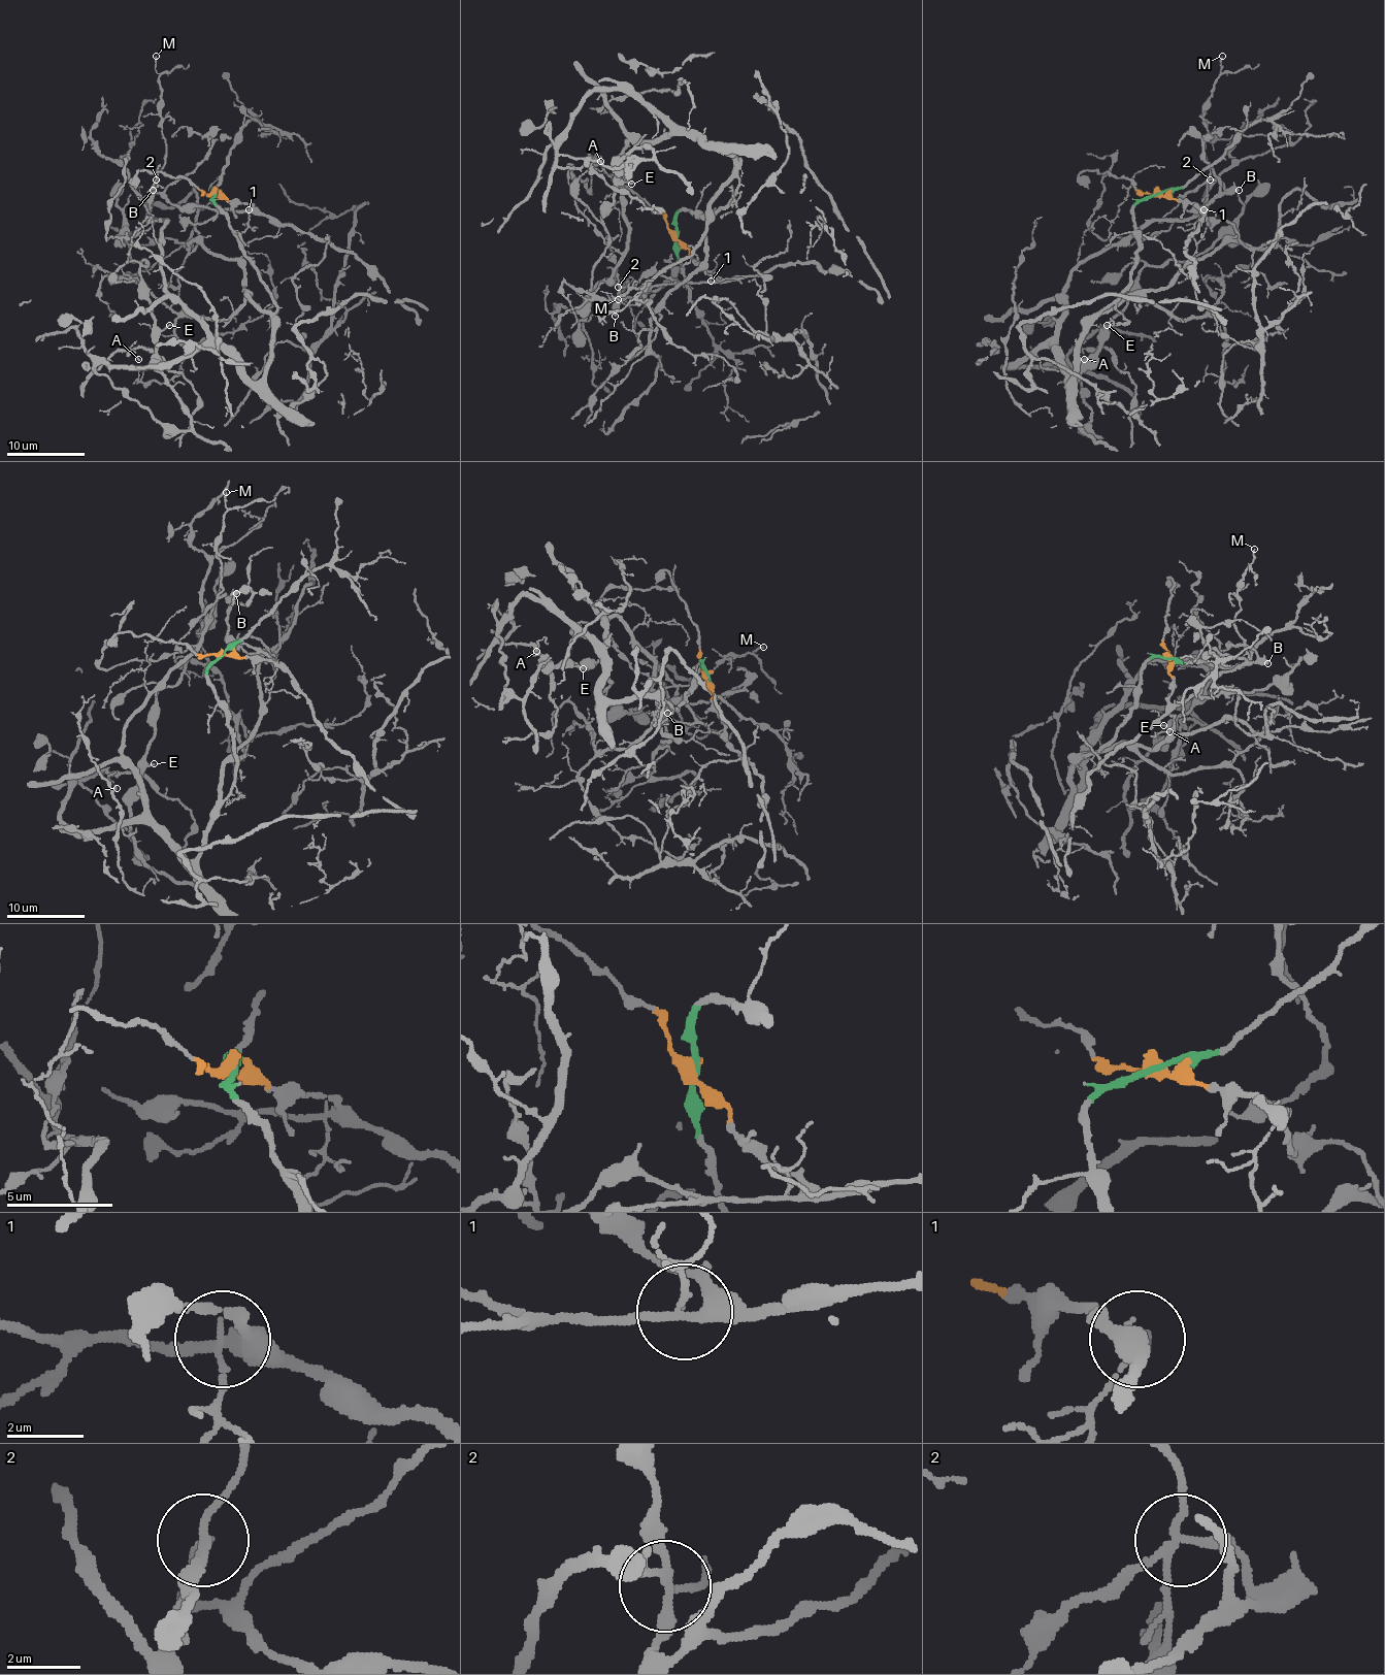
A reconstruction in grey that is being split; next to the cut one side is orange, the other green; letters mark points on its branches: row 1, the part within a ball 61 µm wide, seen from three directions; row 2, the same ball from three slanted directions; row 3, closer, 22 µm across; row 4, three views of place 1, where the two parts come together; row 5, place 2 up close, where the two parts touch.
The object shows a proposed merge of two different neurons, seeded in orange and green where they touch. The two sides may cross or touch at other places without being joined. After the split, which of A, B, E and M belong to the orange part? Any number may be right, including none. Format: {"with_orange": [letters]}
{"with_orange": ["B"]}

